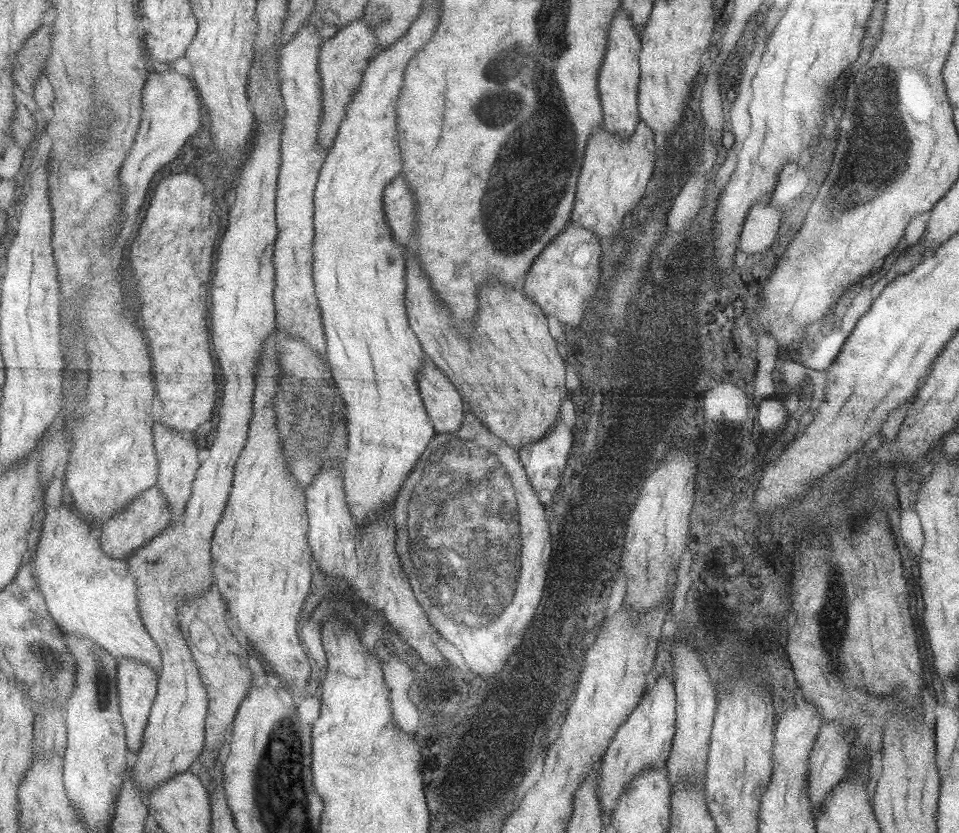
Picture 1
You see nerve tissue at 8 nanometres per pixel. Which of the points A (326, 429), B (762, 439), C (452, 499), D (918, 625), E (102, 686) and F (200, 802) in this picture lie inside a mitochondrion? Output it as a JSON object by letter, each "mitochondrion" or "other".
{"A":"mitochondrion","B":"other","C":"mitochondrion","D":"other","E":"mitochondrion","F":"other"}

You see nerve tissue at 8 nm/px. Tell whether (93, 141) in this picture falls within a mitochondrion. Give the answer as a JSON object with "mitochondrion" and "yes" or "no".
{"mitochondrion":"yes"}

